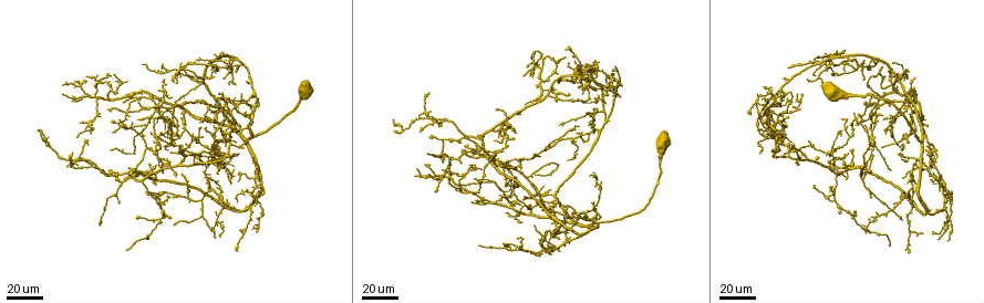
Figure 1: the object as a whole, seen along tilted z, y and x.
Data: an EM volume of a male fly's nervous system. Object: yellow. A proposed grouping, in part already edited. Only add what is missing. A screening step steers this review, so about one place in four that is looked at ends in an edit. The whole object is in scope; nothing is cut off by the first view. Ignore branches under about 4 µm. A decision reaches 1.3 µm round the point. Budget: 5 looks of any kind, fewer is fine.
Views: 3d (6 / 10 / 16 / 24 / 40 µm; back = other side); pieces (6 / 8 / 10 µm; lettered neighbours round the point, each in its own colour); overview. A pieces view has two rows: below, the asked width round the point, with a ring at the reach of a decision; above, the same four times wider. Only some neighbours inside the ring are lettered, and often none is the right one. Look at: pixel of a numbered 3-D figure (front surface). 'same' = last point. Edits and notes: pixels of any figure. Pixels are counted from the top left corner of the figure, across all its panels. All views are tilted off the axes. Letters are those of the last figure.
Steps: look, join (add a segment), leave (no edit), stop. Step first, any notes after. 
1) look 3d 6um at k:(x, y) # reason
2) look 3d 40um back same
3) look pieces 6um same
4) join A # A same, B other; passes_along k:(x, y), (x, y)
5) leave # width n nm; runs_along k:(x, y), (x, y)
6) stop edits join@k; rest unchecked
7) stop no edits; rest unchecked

look 3d 40um at 1:(99, 76)

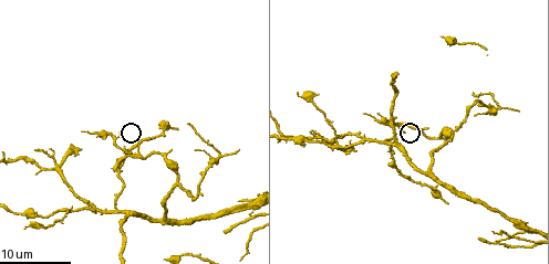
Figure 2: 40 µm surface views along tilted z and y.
look pieces 8um at 2:(404, 131) # what lies round it

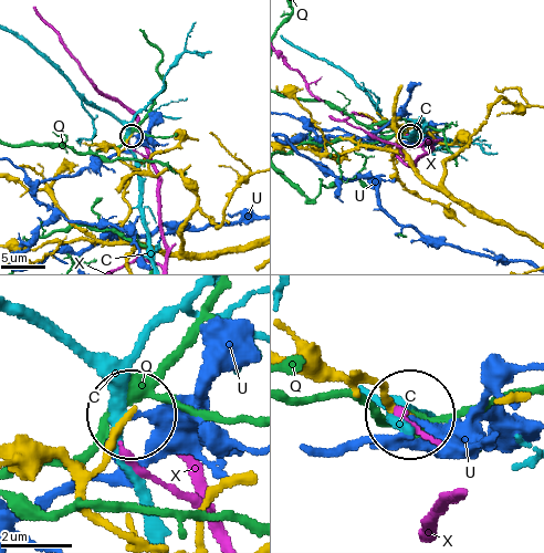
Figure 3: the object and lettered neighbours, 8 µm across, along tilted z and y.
leave # C other, Q other, U other, X other; runs_along 3:(117, 535), (83, 490), (129, 419); none of them fits

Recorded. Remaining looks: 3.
look 3d 40um at 1:(560, 238) # thin end

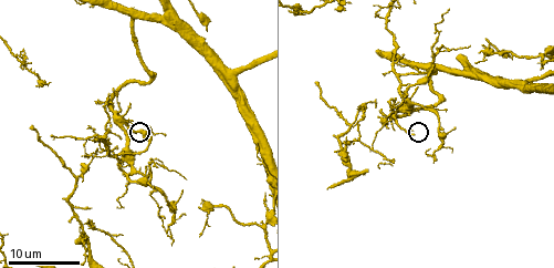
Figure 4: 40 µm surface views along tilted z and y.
look 3d 10um at 4:(413, 133) # zoom in

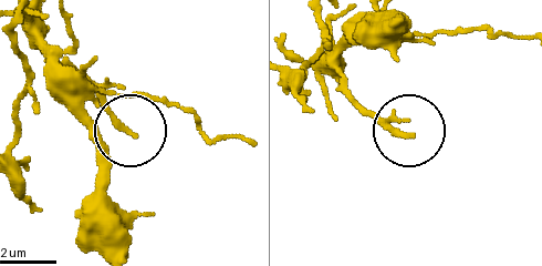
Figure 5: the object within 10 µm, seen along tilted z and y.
look pieces 10um at 5:(412, 135)

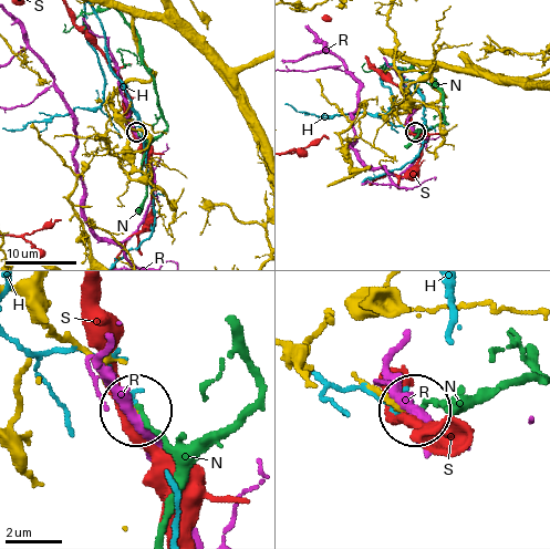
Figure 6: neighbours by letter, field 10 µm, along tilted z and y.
leave # H other, N other, R other, S other; runs_along 6:(363, 381), (411, 411); none of them fits

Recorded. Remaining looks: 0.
stop no edits; rest unchecked

